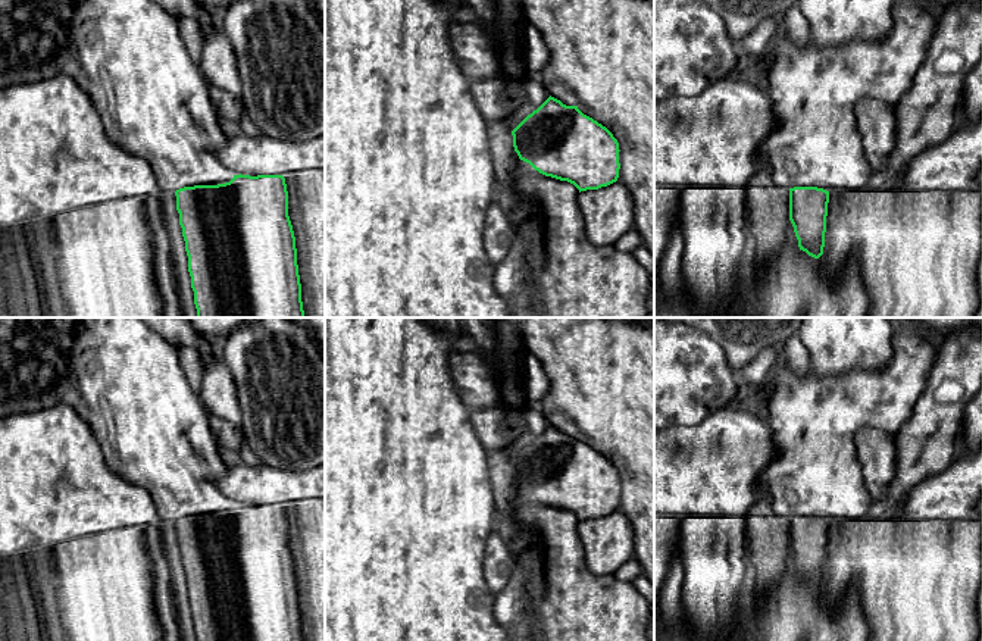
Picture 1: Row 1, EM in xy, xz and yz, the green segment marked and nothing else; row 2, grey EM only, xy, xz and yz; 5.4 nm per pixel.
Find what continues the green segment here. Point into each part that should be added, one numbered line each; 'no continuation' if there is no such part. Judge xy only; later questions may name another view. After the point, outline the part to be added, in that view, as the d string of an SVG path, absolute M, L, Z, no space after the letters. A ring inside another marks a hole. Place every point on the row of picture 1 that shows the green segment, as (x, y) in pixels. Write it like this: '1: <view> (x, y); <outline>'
1: xy (128, 56); M0 0L0 88L44 81L57 75L71 76L88 94L101 118L107 137L151 166L160 191L176 191L194 185L218 185L234 178L234 172L222 165L215 154L226 143L228 128L218 115L216 104L210 97L209 82L200 71L198 62L190 56L178 21L153 0Z

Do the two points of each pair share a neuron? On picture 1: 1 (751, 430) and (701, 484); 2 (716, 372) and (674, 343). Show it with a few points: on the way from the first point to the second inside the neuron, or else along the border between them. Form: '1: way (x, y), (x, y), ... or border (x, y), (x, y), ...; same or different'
1: way (738, 443), (710, 471); same
2: way (706, 372), (684, 353); same

